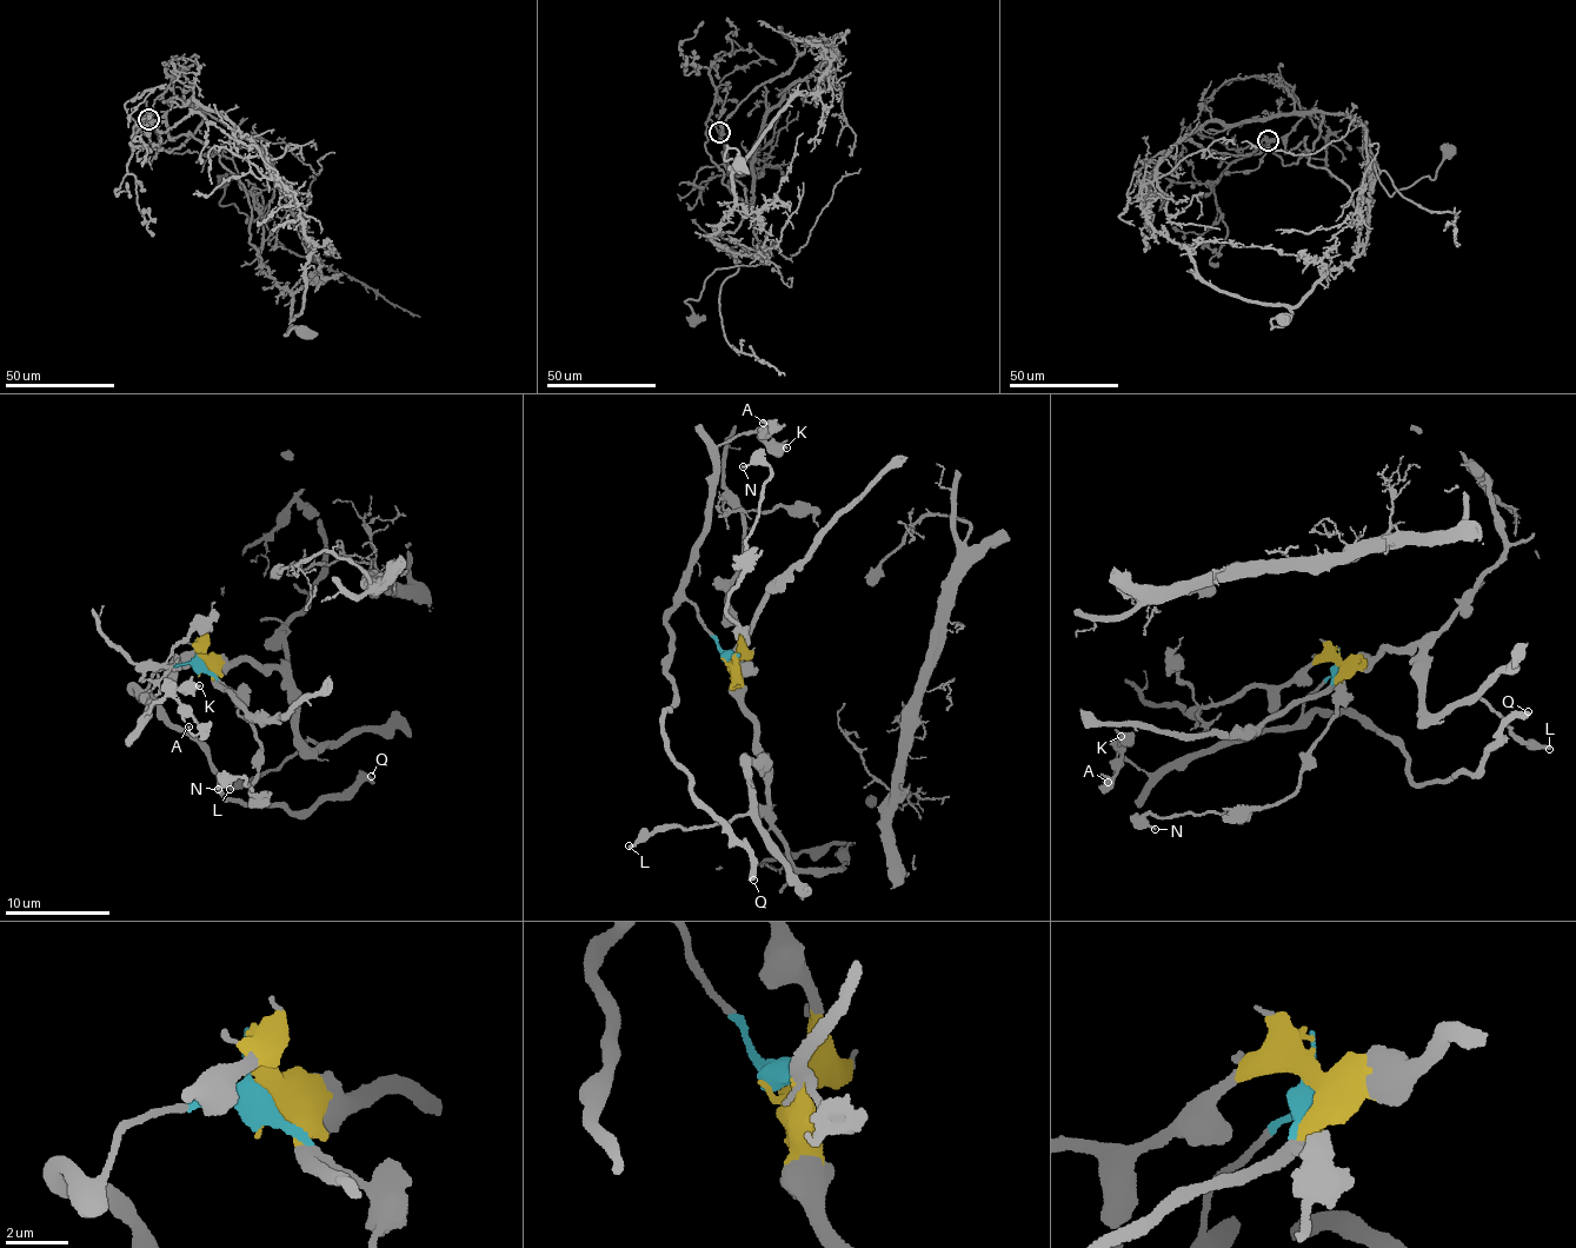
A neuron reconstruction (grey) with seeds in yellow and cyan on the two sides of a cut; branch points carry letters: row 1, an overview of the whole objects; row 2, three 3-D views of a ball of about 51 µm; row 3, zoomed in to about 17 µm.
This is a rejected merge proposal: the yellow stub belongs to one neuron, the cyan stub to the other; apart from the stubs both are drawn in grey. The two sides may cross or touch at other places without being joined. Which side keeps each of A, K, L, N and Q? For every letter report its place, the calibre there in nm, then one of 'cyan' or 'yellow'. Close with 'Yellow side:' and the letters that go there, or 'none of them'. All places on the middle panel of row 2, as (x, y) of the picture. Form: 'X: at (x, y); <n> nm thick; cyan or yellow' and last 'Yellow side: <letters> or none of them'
A: at (763, 423); 130 nm thick; cyan
K: at (786, 447); 320 nm thick; cyan
L: at (629, 845); 280 nm thick; yellow
N: at (743, 466); 160 nm thick; cyan
Q: at (753, 880); 550 nm thick; cyan
Yellow side: L

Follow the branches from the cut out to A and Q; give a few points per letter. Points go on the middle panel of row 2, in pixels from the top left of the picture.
A: (731, 658), (683, 590), (685, 571), (702, 532), (713, 455), (743, 433), (766, 433), (770, 425), (763, 422)
Q: (731, 658), (695, 606), (677, 601), (664, 748), (698, 805), (746, 849), (755, 880)

